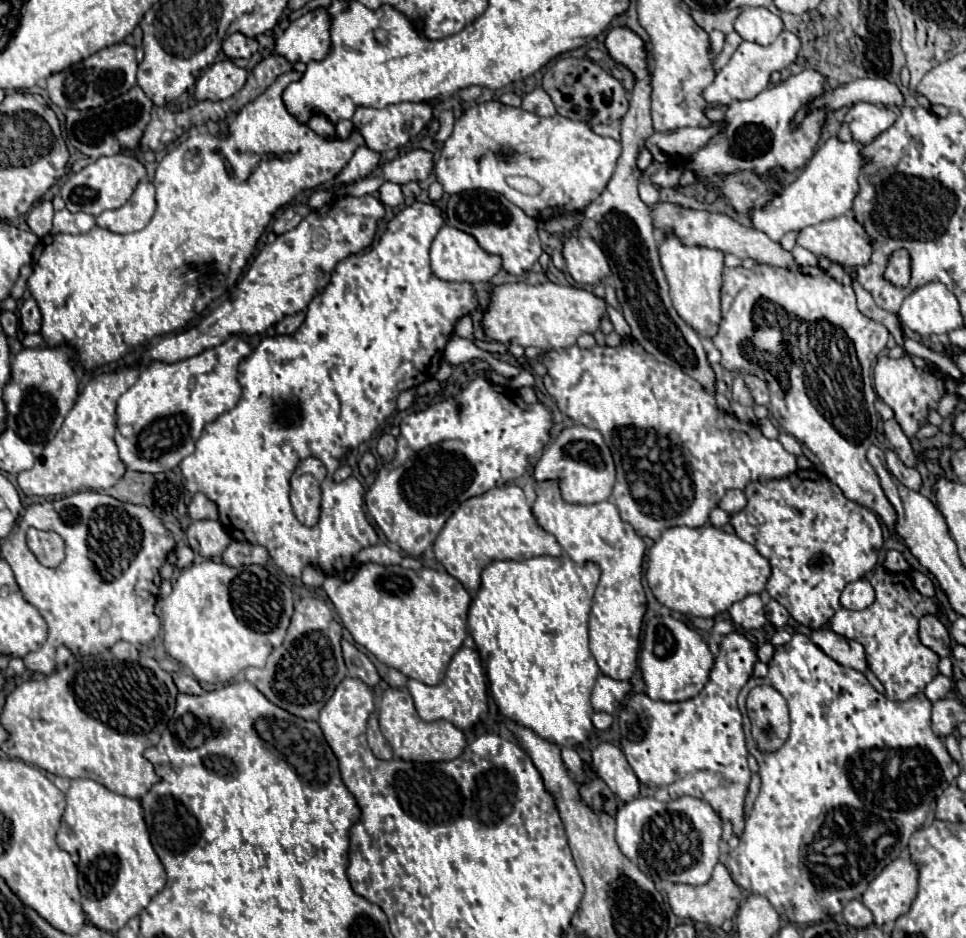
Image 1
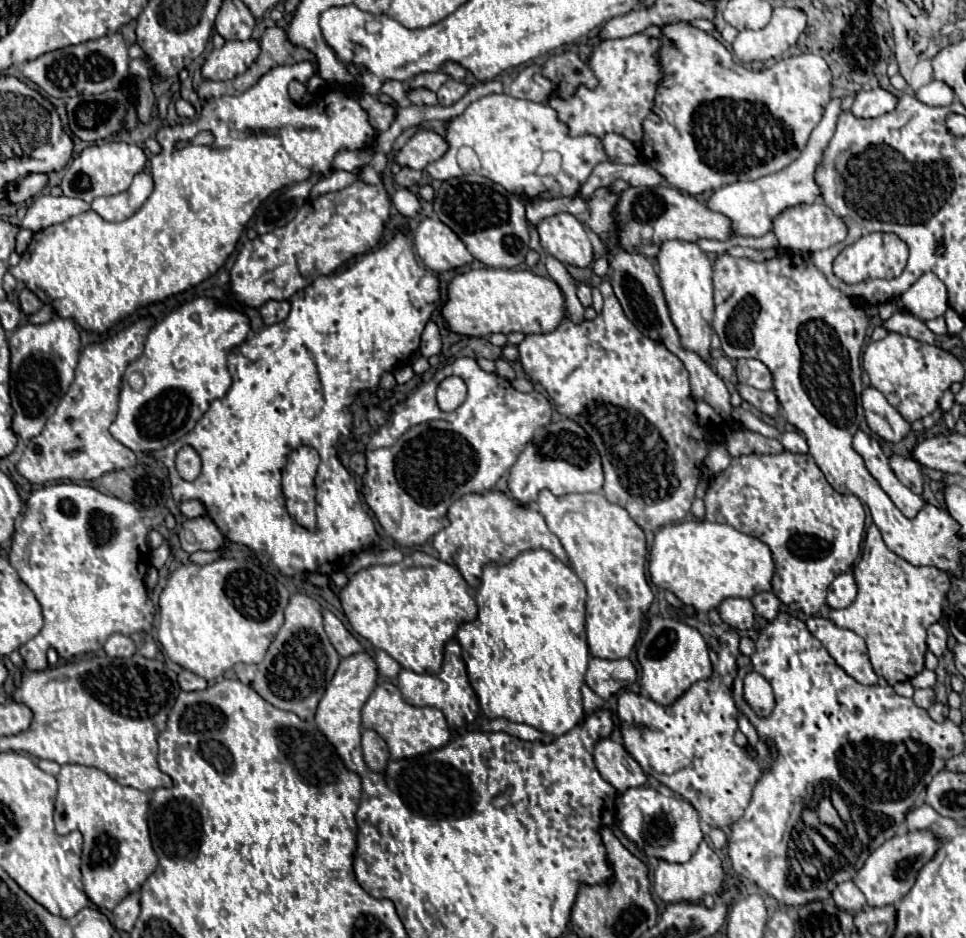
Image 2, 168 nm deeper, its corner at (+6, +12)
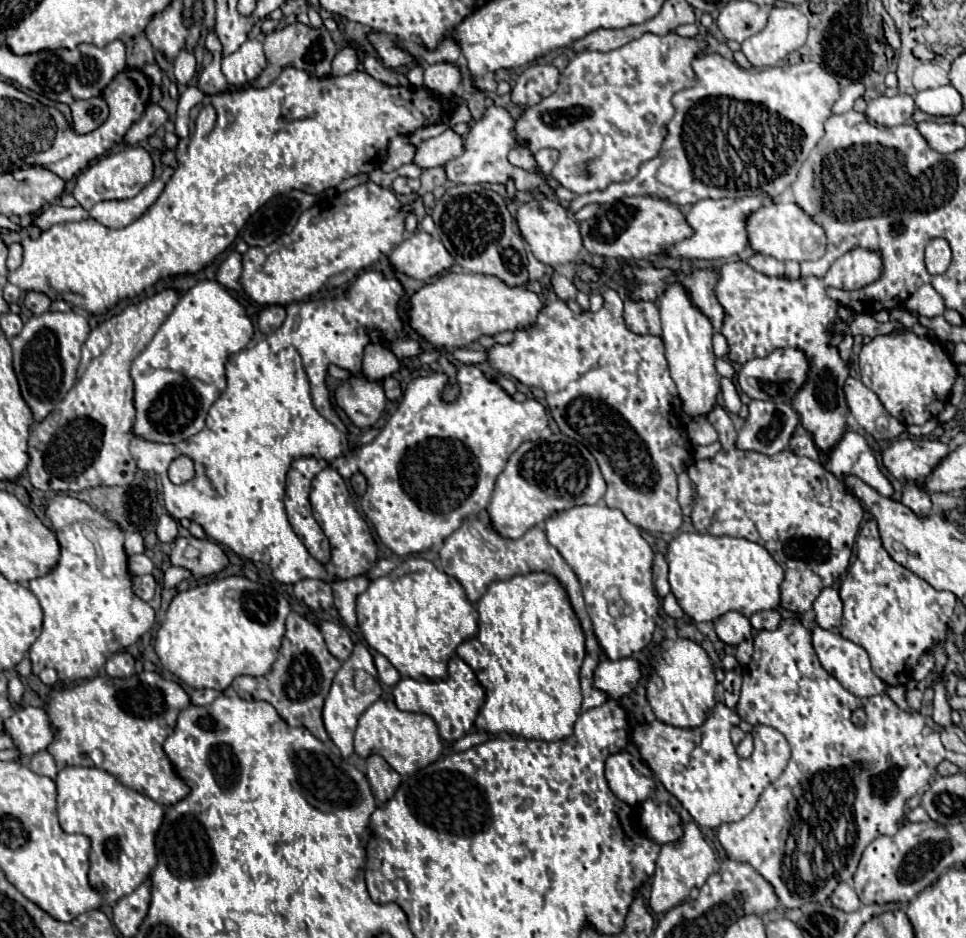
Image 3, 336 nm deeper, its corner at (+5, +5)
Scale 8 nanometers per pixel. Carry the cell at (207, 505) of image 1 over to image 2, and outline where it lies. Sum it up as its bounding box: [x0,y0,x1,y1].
[181,500,205,518]

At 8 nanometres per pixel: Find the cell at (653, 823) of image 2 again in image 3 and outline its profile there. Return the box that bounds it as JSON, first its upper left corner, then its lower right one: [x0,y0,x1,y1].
[640,799,684,845]

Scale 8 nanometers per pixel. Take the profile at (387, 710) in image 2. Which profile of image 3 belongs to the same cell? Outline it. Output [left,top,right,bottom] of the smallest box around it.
[354,699,442,775]

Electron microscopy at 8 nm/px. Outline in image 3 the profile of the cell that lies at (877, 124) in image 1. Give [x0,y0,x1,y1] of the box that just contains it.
[866,93,914,127]

